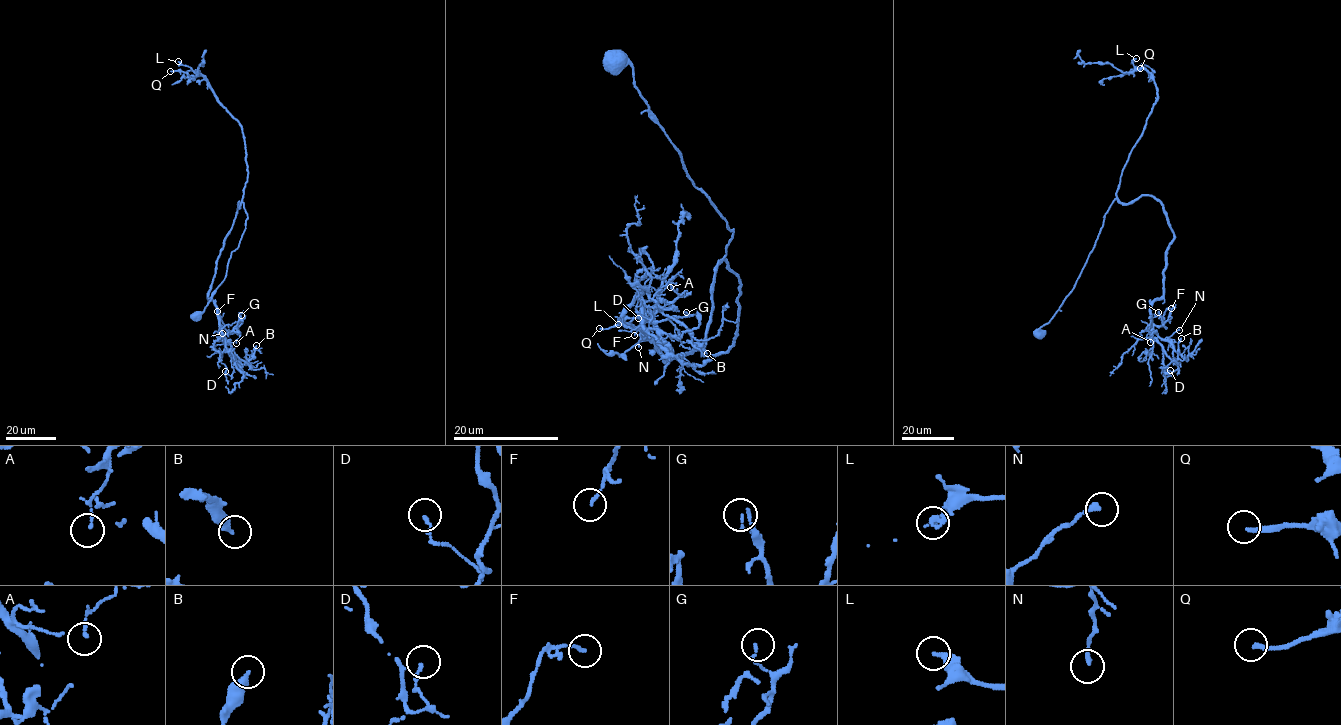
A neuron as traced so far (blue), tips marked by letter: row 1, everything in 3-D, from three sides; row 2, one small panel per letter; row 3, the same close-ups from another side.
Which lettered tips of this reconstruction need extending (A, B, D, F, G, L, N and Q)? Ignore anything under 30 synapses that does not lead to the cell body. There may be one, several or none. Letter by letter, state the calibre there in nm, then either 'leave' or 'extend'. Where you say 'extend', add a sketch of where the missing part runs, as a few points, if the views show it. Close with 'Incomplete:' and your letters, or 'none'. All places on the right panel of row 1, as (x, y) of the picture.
A: 120 nm thick; leave
B: 320 nm thick; leave
D: 140 nm thick; leave
F: 130 nm thick; leave
G: 120 nm thick; leave
L: 170 nm thick; leave
N: 190 nm thick; leave
Q: 200 nm thick; extend; missing branch runs (1140, 68), (1141, 83), (1138, 84)
Incomplete: Q

